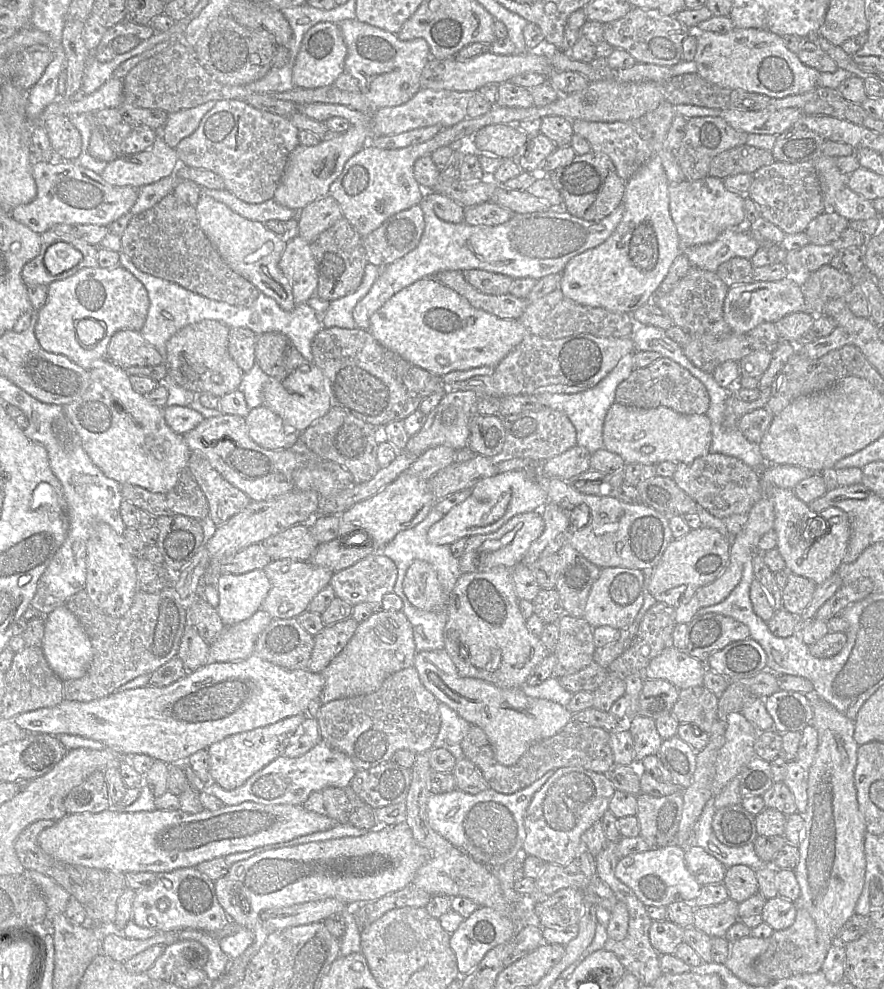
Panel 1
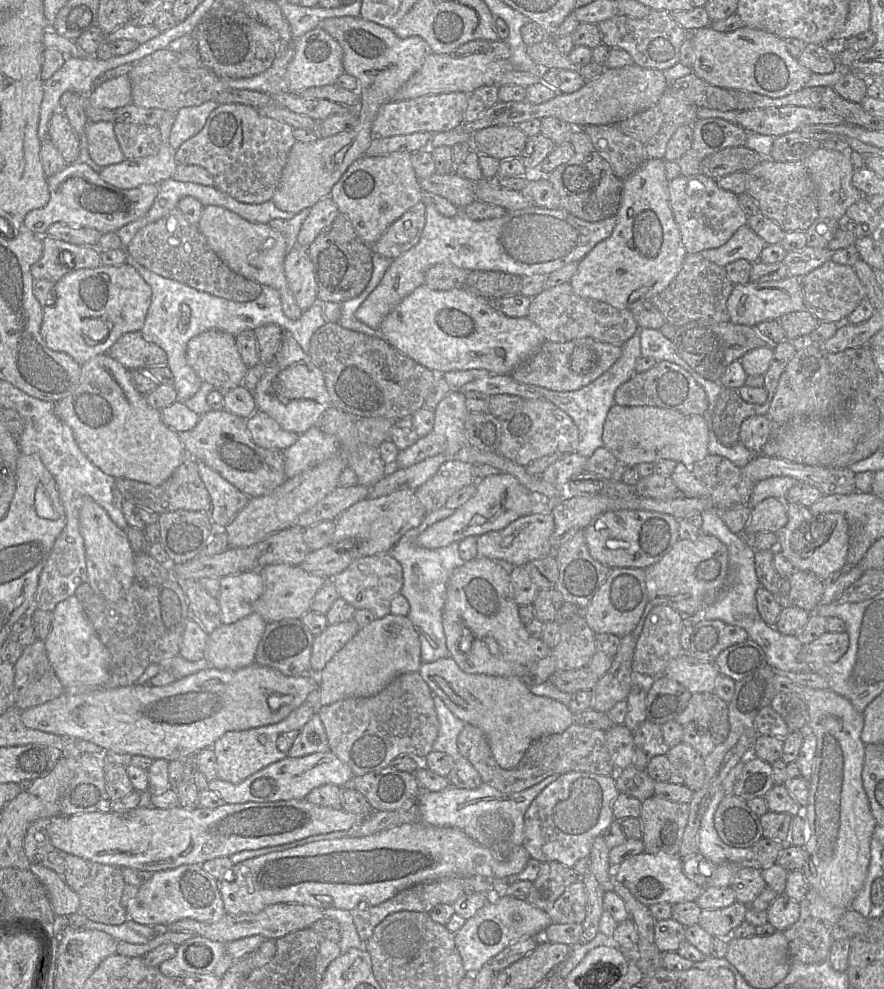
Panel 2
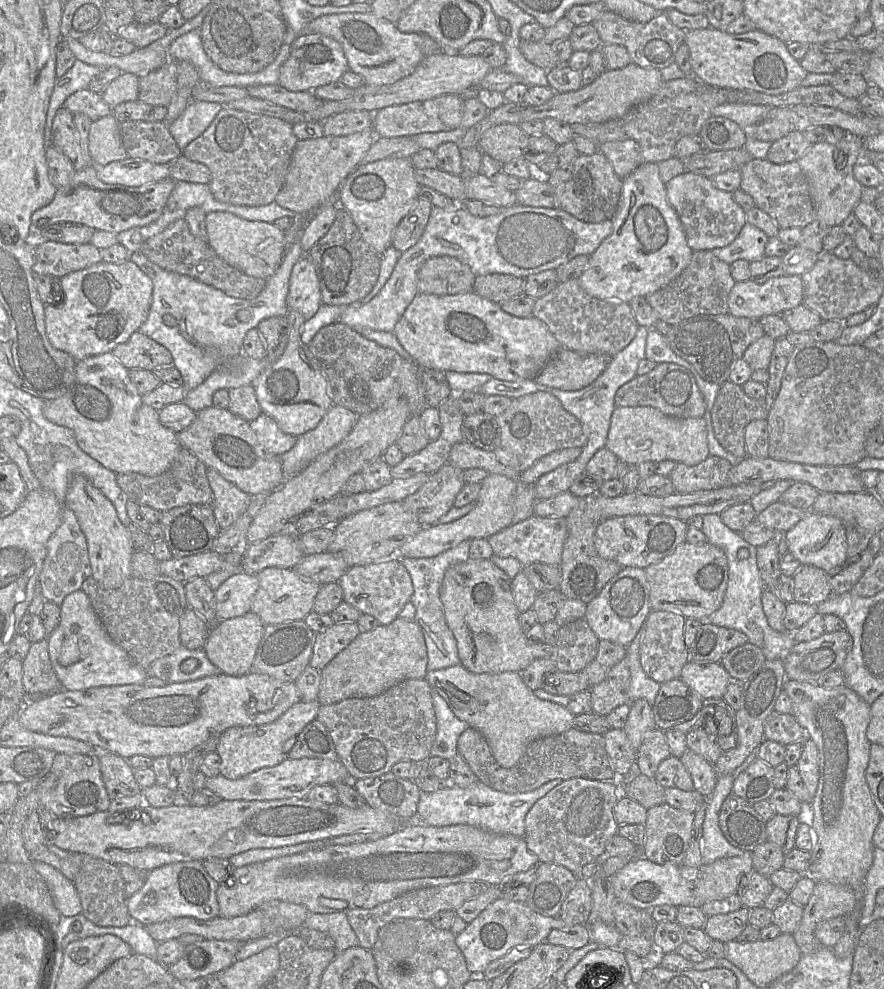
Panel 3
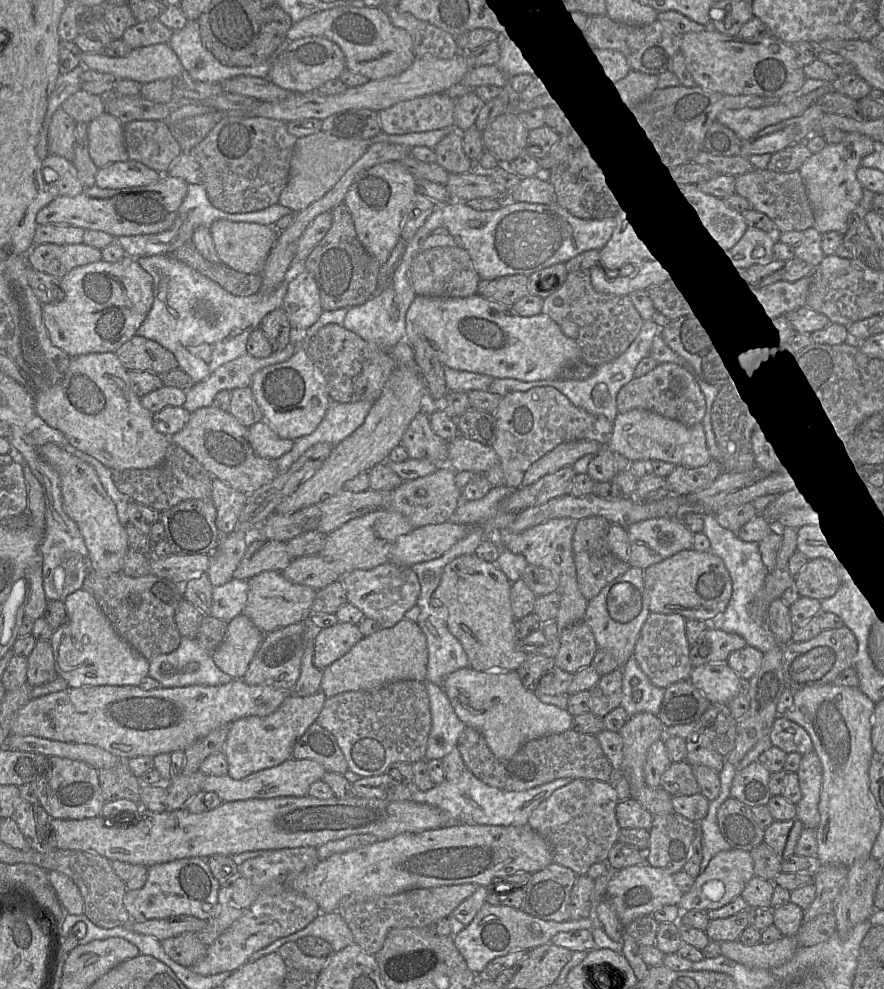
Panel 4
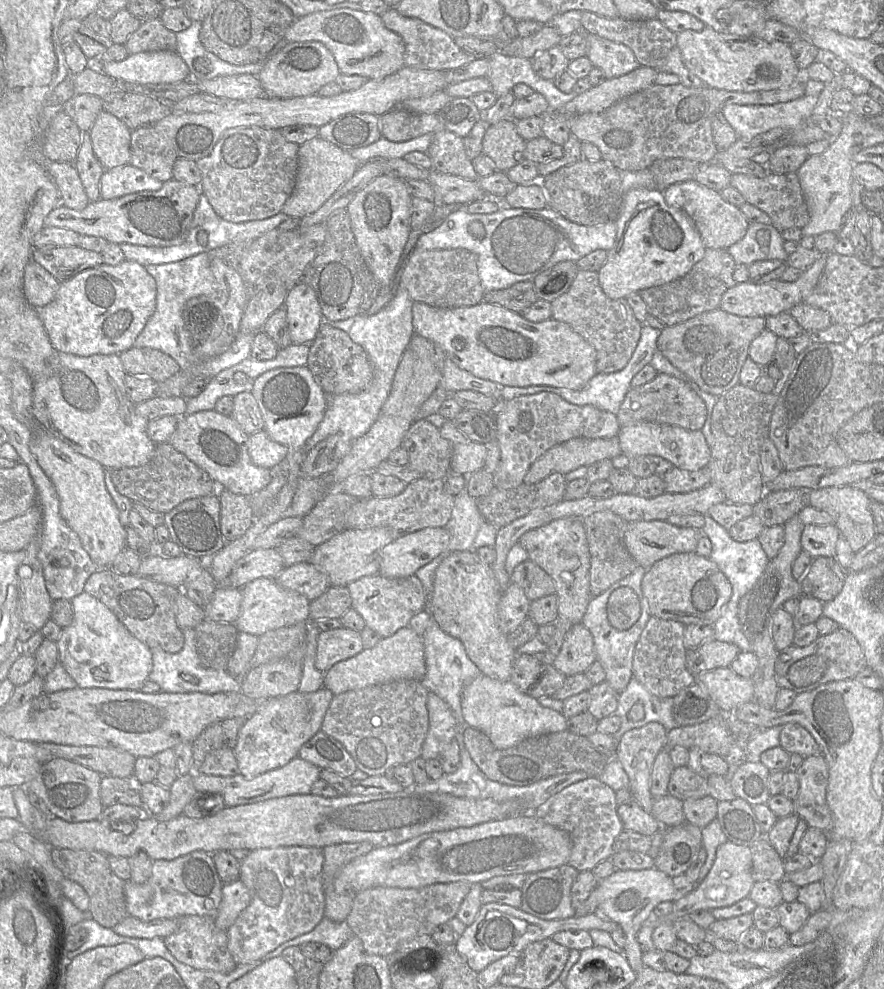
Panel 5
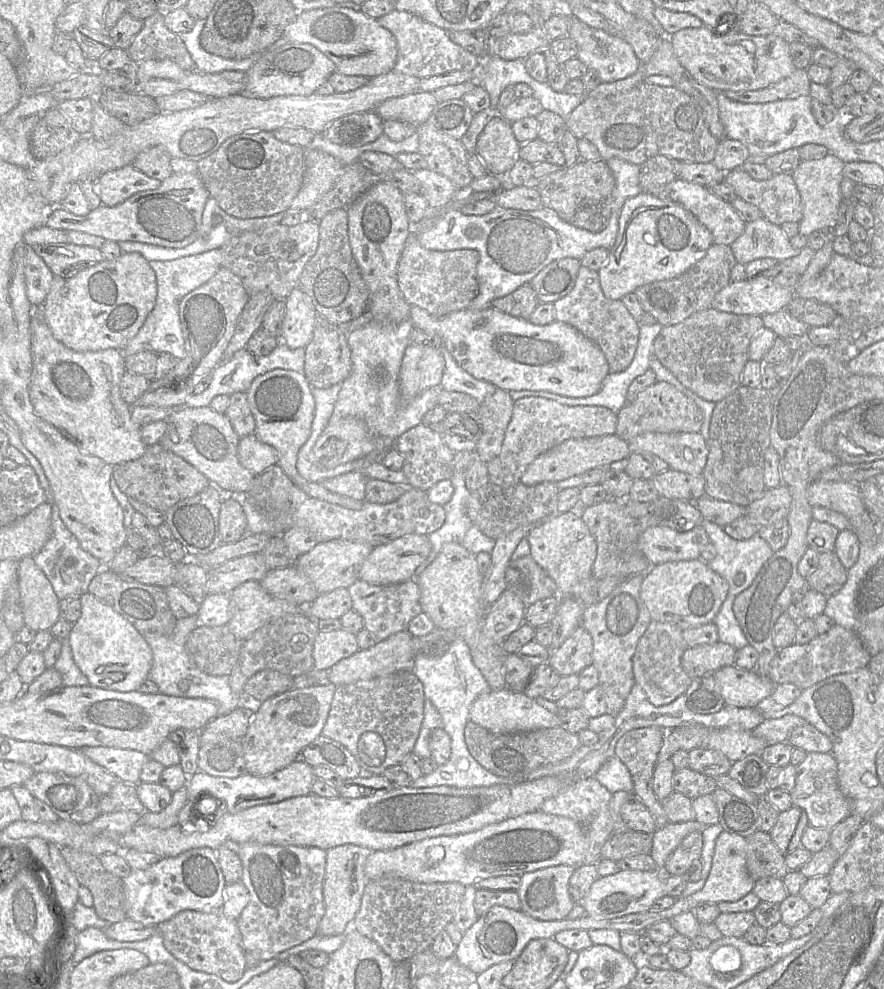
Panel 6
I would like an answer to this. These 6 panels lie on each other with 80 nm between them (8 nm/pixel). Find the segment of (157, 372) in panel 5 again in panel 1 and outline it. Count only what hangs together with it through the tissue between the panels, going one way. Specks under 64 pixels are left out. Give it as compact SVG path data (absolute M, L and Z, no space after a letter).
M128 329L119 330L113 334L107 349L107 359L125 369L163 363L161 354L142 336L140 331Z

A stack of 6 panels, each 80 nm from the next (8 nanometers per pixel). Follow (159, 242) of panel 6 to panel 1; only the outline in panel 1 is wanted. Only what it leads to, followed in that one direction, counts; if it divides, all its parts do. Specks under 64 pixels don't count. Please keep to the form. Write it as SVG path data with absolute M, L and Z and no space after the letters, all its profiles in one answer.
M34 161L33 177L37 186L35 199L10 210L10 215L33 232L42 234L55 224L93 224L108 227L130 211L138 189L113 186L100 175L82 167L77 161Z

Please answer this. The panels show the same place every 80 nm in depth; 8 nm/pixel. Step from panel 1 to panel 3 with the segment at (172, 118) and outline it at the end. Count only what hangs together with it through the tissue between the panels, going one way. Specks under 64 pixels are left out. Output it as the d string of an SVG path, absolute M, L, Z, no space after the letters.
M191 101L181 115L168 125L177 146L183 150L212 123L223 105L214 102Z

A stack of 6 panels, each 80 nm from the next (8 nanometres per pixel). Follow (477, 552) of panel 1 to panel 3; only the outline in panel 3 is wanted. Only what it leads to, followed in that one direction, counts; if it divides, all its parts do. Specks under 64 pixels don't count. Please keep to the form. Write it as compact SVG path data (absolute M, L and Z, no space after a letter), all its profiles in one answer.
M535 515L512 524L487 540L496 557L514 558L523 567L532 563L544 563L559 566L562 559L564 543L568 535L565 518L538 517Z

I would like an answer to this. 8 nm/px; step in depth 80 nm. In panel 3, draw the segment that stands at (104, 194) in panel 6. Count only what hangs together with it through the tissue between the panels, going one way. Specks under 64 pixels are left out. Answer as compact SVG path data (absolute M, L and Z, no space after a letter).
M127 158L99 167L97 176L106 184L138 187L170 179L170 164L155 164L146 160Z

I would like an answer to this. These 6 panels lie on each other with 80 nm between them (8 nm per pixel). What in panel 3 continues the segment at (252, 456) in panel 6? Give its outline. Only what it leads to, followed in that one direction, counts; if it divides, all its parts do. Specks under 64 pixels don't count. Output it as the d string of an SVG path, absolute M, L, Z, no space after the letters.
M264 413L249 424L258 443L268 453L281 456L289 451L296 442L297 437L282 432L276 422Z

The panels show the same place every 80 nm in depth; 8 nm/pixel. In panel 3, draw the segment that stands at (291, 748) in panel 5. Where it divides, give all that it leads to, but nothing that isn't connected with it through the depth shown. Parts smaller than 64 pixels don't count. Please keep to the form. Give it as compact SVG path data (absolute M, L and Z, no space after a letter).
M318 700L299 701L272 723L264 725L237 726L225 730L219 736L216 753L220 756L220 775L230 780L240 779L261 768L273 767L287 758L283 752L284 743L316 719L320 708Z

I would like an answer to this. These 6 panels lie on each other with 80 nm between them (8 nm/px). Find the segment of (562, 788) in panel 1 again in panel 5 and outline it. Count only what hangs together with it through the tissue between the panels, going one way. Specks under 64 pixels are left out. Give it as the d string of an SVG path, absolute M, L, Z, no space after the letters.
M589 777L554 794L533 814L545 823L568 833L572 843L568 865L578 872L592 871L598 863L611 858L613 843L624 830L617 814L617 806L615 791L601 782L598 777Z

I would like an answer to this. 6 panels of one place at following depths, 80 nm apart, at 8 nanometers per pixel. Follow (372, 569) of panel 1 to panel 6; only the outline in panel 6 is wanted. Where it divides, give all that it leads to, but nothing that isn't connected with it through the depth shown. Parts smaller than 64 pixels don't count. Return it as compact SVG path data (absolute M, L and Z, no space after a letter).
M414 578L390 585L372 585L358 580L348 588L348 591L352 599L352 610L362 616L364 628L374 634L379 641L406 631L412 619L422 612L420 589Z

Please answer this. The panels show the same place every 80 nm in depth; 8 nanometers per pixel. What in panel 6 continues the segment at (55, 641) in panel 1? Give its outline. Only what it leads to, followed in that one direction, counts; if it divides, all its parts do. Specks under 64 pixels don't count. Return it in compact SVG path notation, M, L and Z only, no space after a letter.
M85 593L79 599L81 602L81 615L72 625L68 635L75 664L88 678L90 686L119 692L137 691L138 687L148 677L152 666L152 650L150 646L143 635L126 619L92 594Z

